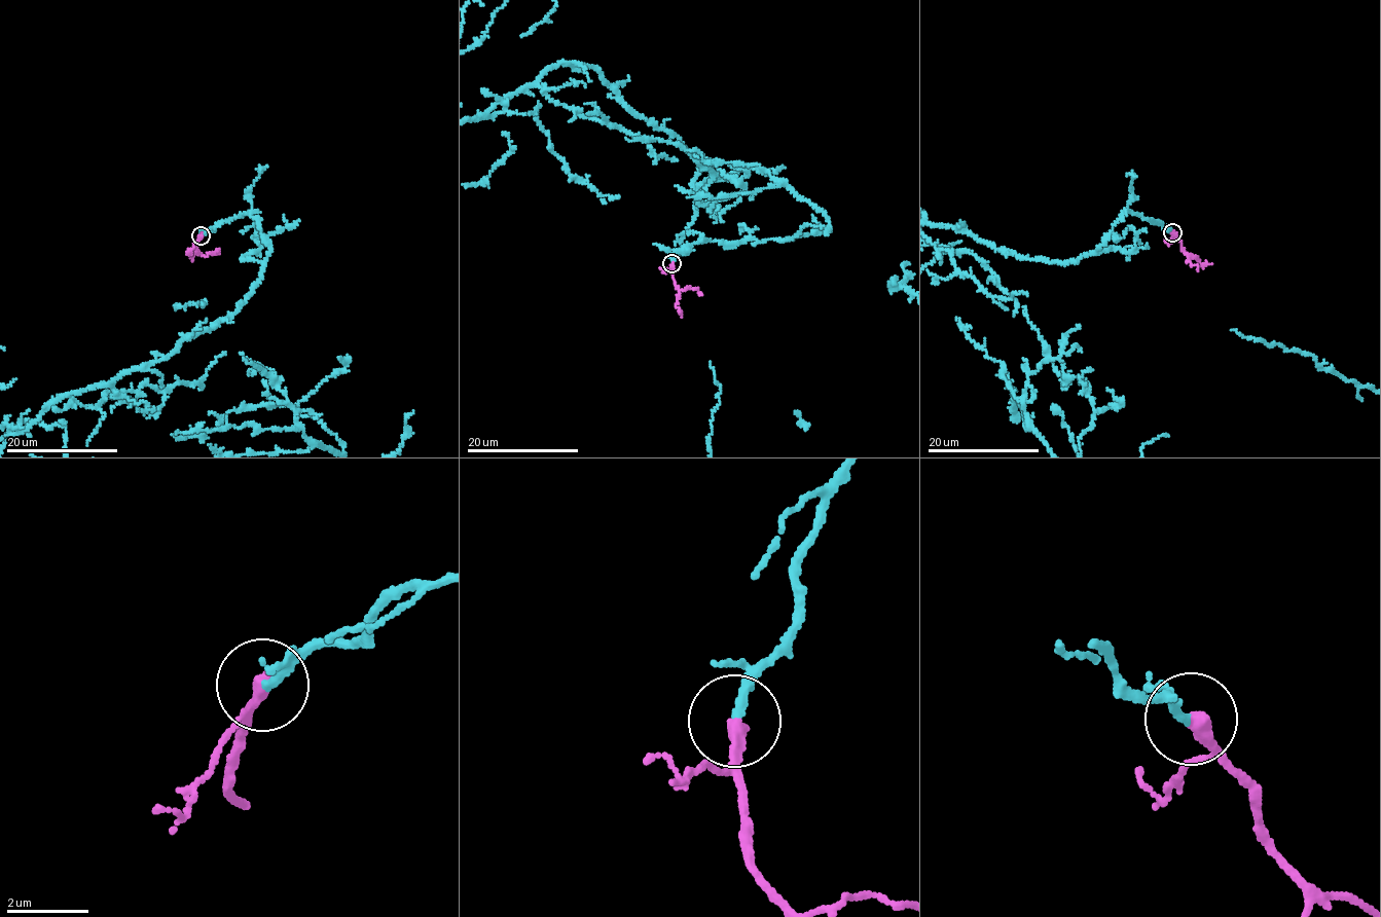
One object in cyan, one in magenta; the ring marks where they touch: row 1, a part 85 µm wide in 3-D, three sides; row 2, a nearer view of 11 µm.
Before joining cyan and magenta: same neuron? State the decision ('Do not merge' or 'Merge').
Merge

